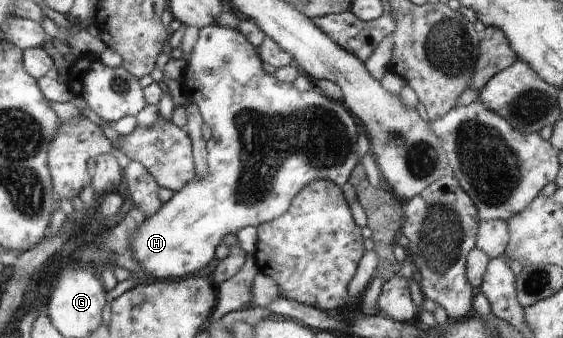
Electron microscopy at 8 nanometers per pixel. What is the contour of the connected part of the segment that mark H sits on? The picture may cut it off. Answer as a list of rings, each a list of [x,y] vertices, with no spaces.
[[[216,24],[200,28],[180,81],[185,99],[195,102],[205,125],[212,131],[212,139],[206,141],[207,177],[193,179],[181,191],[173,192],[171,199],[147,216],[130,239],[134,258],[155,280],[194,276],[213,261],[225,235],[235,234],[247,225],[261,226],[285,214],[294,198],[311,182],[327,179],[342,186],[349,181],[359,161],[353,115],[340,101],[323,97],[314,89],[297,91],[293,84],[267,75],[257,49],[239,30]]]

